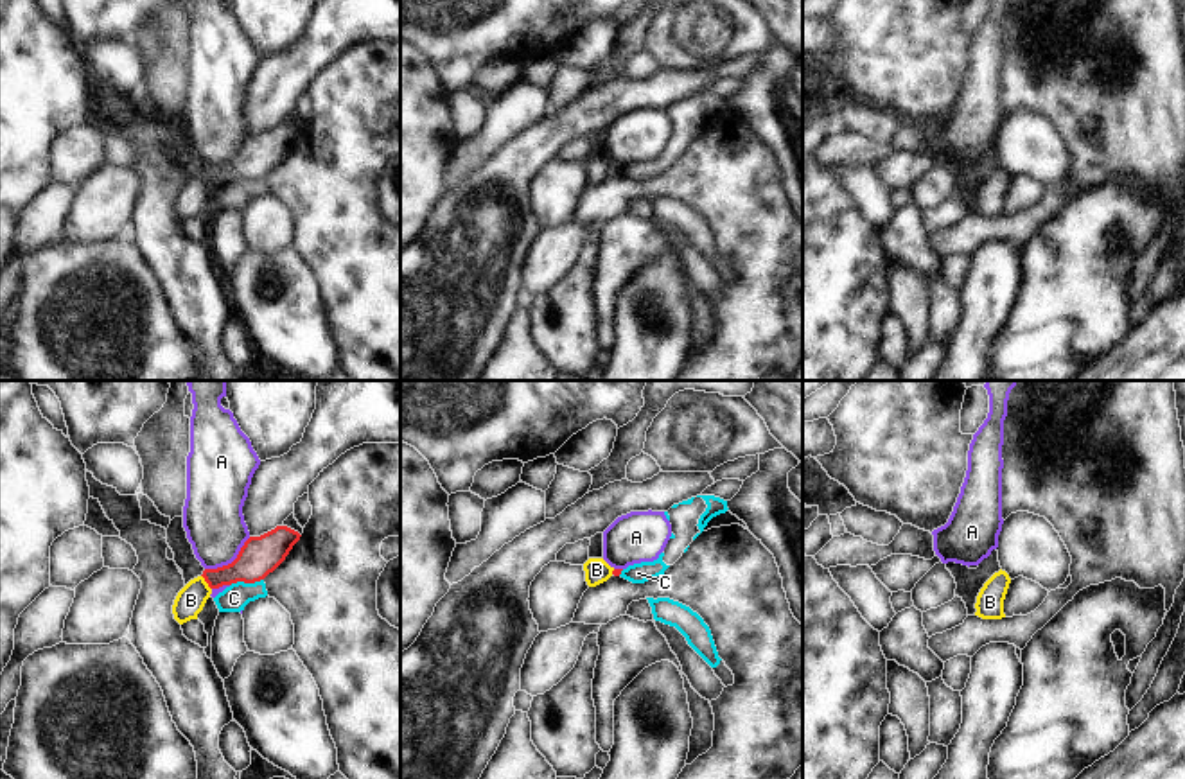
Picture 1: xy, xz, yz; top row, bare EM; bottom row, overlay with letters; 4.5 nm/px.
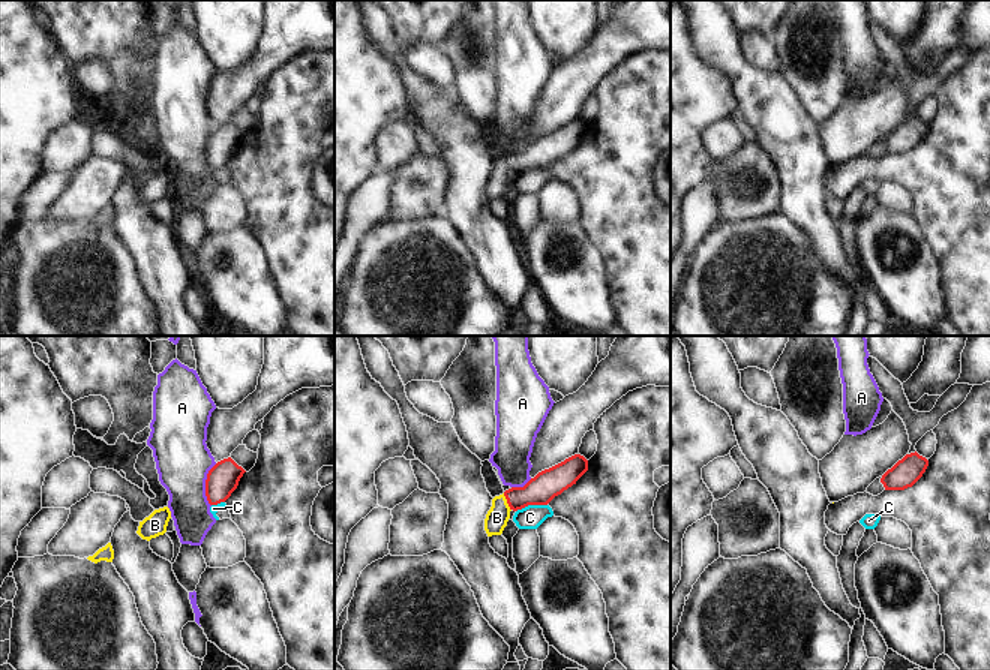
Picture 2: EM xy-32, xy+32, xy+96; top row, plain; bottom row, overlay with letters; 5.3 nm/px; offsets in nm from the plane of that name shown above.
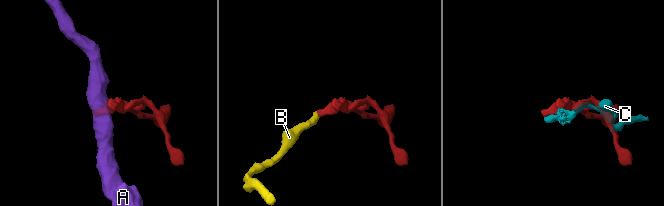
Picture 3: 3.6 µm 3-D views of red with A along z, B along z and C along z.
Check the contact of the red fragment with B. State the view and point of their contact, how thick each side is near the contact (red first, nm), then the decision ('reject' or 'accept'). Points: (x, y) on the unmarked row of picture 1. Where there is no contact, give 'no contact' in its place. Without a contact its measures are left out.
contact xy (205, 178); calibres 170 and 130 nm; accept

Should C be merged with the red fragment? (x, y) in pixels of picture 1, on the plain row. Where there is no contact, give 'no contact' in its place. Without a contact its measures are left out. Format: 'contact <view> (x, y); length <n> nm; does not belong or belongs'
contact xy (246, 180); length 160 nm; does not belong

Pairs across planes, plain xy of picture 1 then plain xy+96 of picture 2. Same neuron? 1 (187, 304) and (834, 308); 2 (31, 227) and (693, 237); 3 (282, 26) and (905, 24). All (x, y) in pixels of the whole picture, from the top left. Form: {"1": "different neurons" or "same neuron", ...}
{"1": "different neurons", "2": "same neuron", "3": "same neuron"}

